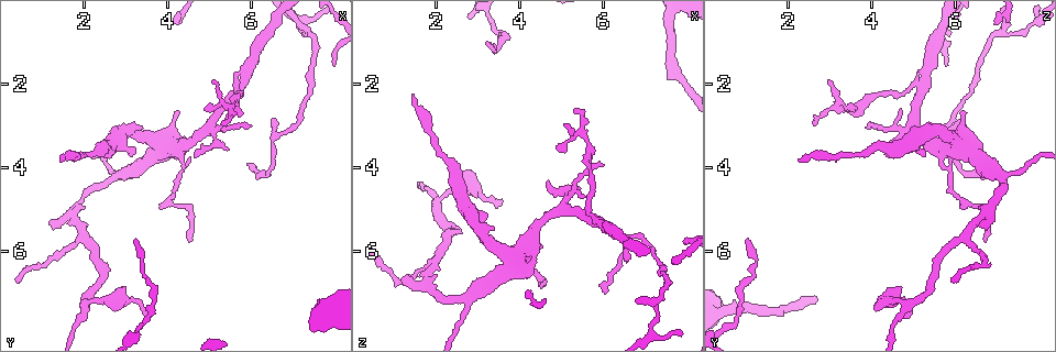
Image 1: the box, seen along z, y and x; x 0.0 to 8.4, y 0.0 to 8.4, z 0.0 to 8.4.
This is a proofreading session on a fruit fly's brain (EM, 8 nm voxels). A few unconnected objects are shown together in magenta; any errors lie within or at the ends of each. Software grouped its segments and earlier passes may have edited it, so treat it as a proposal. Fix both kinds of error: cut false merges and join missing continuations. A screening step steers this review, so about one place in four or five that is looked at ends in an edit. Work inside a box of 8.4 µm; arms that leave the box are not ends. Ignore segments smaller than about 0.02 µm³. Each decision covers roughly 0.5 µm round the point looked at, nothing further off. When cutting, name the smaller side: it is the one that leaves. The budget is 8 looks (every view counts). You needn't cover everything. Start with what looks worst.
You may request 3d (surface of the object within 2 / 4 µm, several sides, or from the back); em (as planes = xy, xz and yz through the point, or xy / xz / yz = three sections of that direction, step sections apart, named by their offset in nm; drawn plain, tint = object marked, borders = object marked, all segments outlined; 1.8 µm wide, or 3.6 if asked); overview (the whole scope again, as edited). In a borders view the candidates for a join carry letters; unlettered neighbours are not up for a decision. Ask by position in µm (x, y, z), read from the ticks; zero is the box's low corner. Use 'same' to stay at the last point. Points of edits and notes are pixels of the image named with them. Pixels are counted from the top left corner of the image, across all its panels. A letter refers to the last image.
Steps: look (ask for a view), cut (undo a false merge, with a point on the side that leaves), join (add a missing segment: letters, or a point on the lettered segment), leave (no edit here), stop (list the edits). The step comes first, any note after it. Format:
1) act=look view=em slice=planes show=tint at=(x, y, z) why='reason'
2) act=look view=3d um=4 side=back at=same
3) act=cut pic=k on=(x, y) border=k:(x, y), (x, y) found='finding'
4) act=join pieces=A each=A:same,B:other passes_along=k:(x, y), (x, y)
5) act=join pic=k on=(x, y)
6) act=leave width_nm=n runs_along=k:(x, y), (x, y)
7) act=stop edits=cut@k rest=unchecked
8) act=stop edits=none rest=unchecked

act=look view=3d um=2 at=(6.10, 4.05, 6.90)

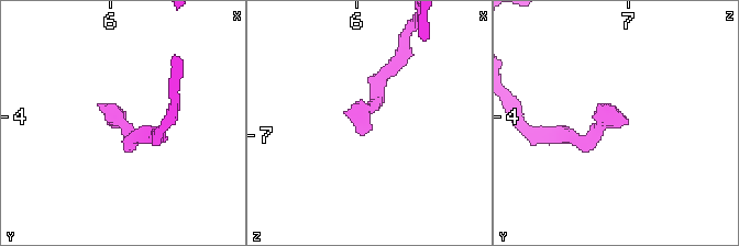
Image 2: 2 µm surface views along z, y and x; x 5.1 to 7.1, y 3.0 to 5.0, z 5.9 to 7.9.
act=look view=em slice=planes show=borders at=(6.06, 4.06, 6.92)

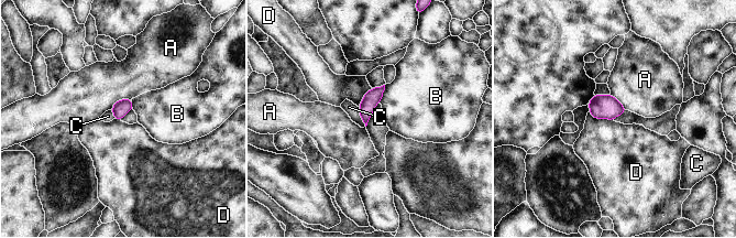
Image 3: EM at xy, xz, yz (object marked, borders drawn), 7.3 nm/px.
act=leave width_nm=110 each=A:other,B:other,C:other,D:other border=3:(589, 111), (595, 118), (613, 120) found='no lettered segment goes on from it'

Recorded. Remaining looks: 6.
act=look view=3d um=2 at=(3.55, 7.55, 4.80) why='branch stops here'

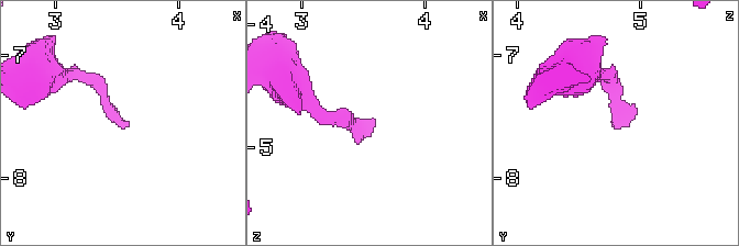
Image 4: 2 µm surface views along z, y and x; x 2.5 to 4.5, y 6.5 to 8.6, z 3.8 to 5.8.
act=look view=em slice=xy step=8 show=tint at=(3.58, 7.56, 4.78) why='now the EM'

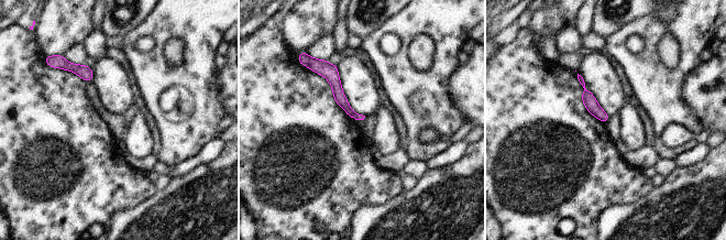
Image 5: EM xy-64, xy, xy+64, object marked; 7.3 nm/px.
act=look view=em slice=planes show=borders at=same why='another direction'

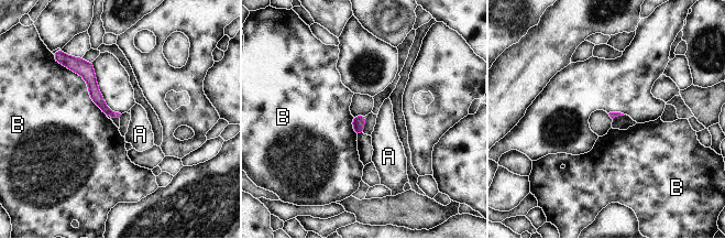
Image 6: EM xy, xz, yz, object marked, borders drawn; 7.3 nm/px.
act=leave each=A:other,B:other border=6:(62, 64), (84, 79), (106, 116) found='none of them fits'

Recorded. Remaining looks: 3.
act=look view=em slice=planes show=borders at=(5.45, 2.60, 3.20) why='sharp bend'

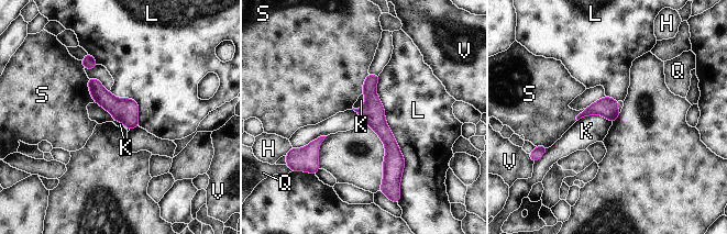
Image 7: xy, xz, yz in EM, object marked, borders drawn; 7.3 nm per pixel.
act=leave longest_contact=L:800nm each=H:other,K:other,L:other,Q:other,S:other,V:other found='all the same neuron'

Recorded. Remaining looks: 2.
act=stop edits=none rest=unchecked

